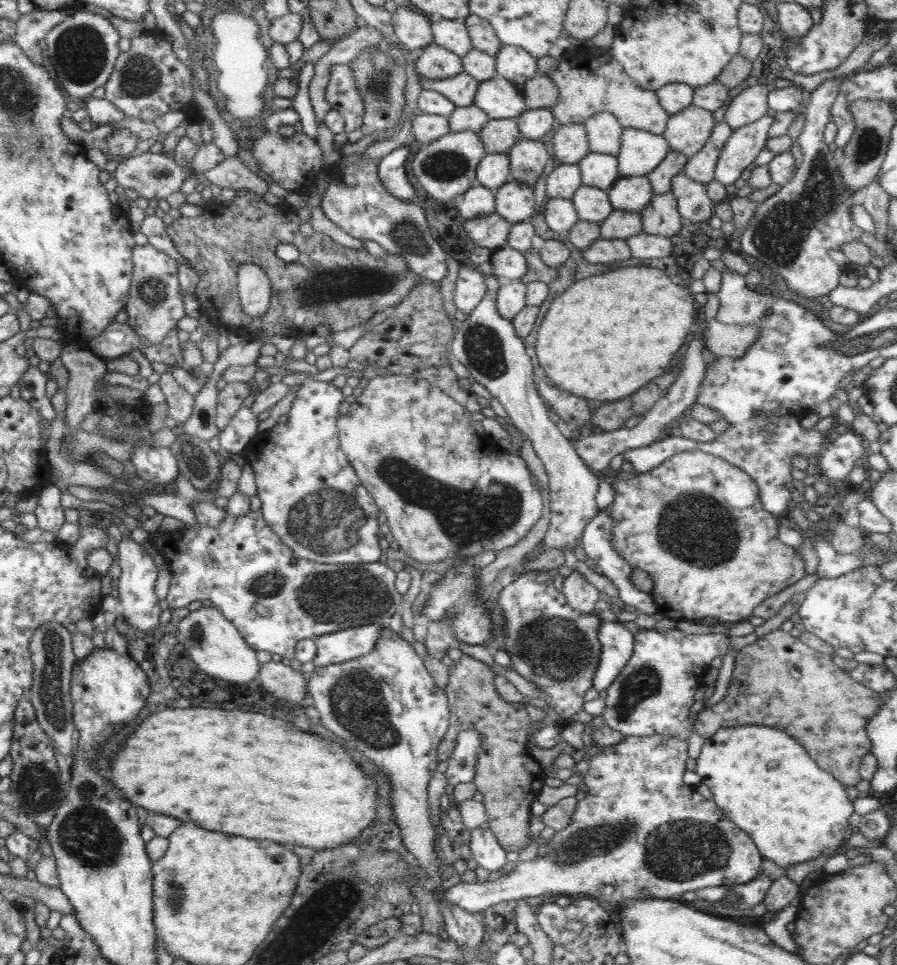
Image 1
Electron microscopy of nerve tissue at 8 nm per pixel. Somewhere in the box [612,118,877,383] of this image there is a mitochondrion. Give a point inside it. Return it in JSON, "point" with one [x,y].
{"point":[780,236]}

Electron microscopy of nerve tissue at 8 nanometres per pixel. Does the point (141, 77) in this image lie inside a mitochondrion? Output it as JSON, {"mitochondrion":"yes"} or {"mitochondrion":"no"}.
{"mitochondrion":"yes"}

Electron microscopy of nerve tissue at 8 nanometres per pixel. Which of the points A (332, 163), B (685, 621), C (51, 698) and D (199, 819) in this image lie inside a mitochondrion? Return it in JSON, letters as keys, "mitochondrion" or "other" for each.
{"A":"other","B":"other","C":"mitochondrion","D":"other"}

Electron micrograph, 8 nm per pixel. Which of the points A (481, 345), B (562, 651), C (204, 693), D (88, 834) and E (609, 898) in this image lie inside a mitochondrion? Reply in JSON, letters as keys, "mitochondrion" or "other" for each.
{"A":"mitochondrion","B":"mitochondrion","C":"other","D":"mitochondrion","E":"other"}

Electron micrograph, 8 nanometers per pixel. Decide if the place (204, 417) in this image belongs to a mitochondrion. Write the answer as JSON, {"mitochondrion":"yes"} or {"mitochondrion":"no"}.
{"mitochondrion":"no"}

